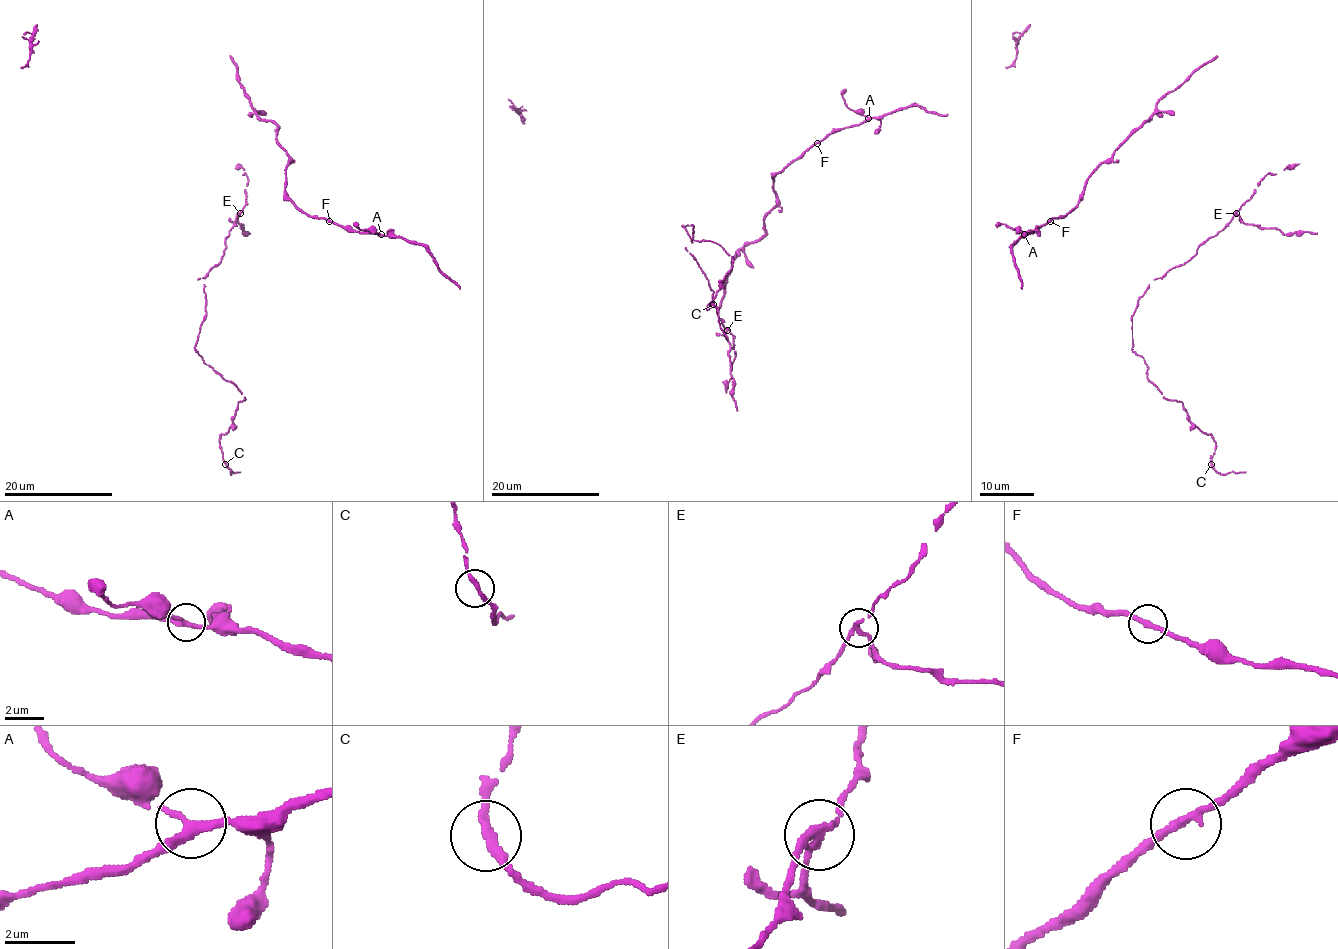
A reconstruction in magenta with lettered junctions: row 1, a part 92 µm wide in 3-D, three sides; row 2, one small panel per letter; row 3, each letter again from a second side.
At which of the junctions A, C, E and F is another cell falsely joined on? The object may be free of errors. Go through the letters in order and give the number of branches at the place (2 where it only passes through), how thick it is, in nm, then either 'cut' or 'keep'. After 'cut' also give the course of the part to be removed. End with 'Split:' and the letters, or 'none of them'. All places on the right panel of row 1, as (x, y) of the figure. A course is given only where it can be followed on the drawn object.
A: 3 | 240 nm | keep
C: 2 | 240 nm | keep
E: 3 | 200 nm | cut | (1237, 213), (1245, 223), (1280, 229), (1285, 234), (1307, 232), (1316, 234)
F: 2 | 240 nm | keep
Split: E

